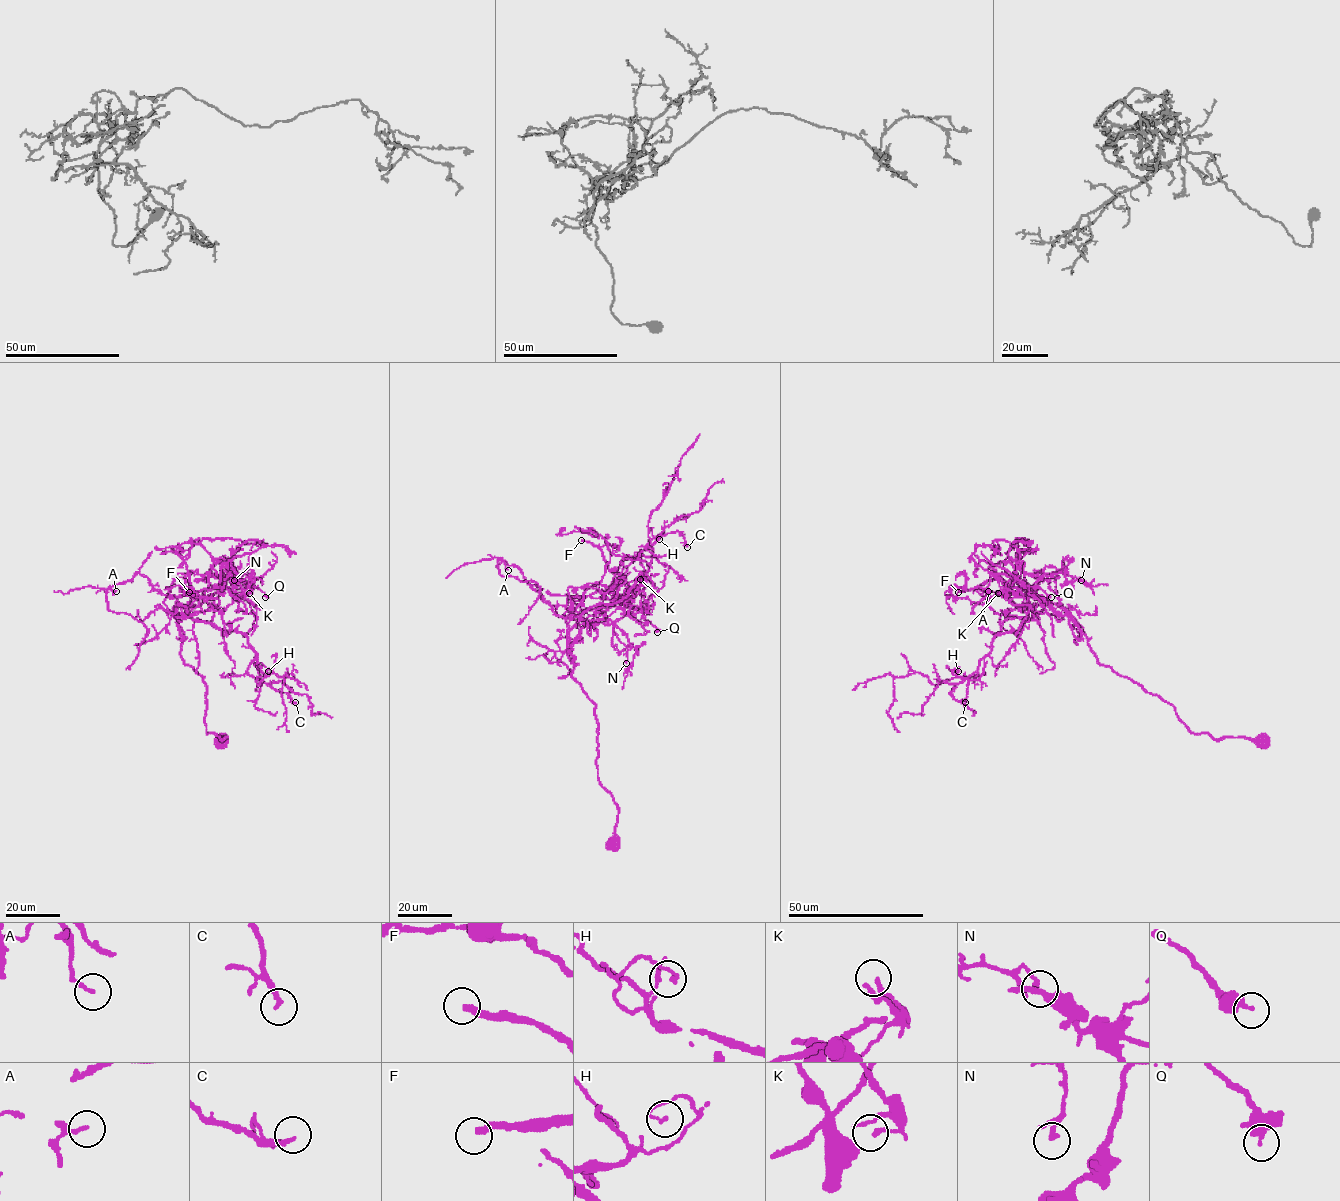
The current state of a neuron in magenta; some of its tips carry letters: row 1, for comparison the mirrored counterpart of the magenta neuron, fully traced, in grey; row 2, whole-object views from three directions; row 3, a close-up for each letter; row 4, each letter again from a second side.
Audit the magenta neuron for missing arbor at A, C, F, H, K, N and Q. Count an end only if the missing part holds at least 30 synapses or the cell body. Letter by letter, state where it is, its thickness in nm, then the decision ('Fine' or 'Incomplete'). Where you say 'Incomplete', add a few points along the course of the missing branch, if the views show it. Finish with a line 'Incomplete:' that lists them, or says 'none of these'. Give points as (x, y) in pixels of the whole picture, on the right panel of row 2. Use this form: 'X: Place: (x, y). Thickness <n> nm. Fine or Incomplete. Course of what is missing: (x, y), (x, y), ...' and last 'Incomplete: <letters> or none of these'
A: Place: (988, 591). Thickness 150 nm. Fine
C: Place: (965, 702). Thickness 190 nm. Fine
F: Place: (958, 592). Thickness 280 nm. Incomplete. Course of what is missing: (958, 592), (1008, 648), (1030, 662)
H: Place: (958, 671). Thickness 120 nm. Fine
K: Place: (998, 593). Thickness 180 nm. Fine
N: Place: (1081, 580). Thickness 150 nm. Fine
Q: Place: (1051, 597). Thickness 380 nm. Fine
Incomplete: F

